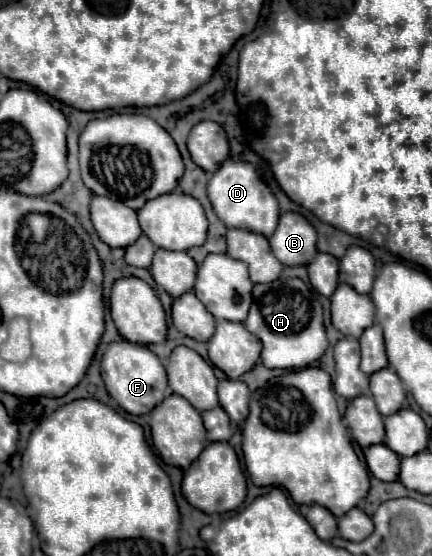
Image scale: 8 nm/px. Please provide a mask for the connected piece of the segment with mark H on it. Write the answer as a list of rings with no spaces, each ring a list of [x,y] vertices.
[[[280,276],[268,284],[254,286],[254,304],[244,326],[262,342],[262,364],[266,368],[306,368],[328,348],[324,310],[314,292],[300,278]]]

